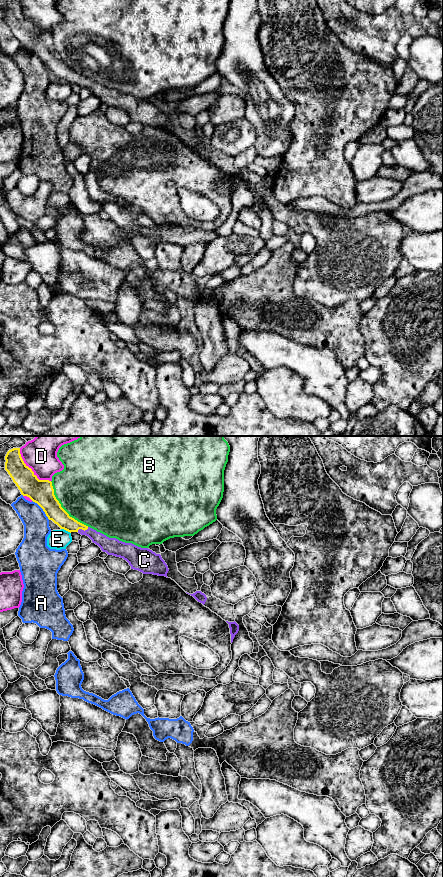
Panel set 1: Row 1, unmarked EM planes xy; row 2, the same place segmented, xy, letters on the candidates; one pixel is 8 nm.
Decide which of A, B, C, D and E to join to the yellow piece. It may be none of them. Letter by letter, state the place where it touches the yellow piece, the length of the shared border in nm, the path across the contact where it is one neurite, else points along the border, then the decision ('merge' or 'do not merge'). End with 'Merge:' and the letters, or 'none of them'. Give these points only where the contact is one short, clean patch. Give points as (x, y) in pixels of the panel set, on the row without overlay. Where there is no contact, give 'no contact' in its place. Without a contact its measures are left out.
A: meets yellow in xy at (42, 60); contact 220 nm long; border along xy (32, 52), (49, 71); do not merge
B: meets yellow in xy at (62, 60); contact 480 nm long; do not merge
C: meets yellow in xy at (82, 81); contact 100 nm long; runs through xy (56, 65), (65, 74), (82, 81), (90, 84), (108, 97); merge
D: meets yellow in xy at (31, 21); contact 380 nm long; do not merge
E: meets yellow in xy at (66, 82); contact 90 nm long; do not merge
Merge: C

